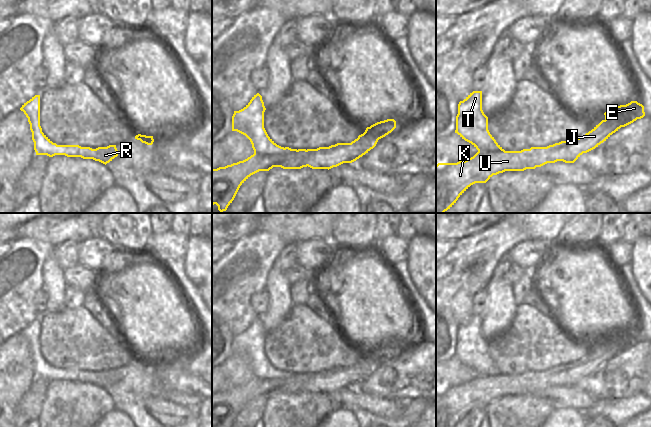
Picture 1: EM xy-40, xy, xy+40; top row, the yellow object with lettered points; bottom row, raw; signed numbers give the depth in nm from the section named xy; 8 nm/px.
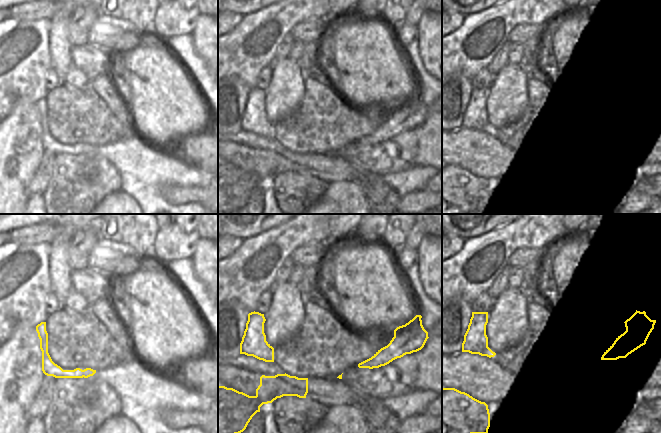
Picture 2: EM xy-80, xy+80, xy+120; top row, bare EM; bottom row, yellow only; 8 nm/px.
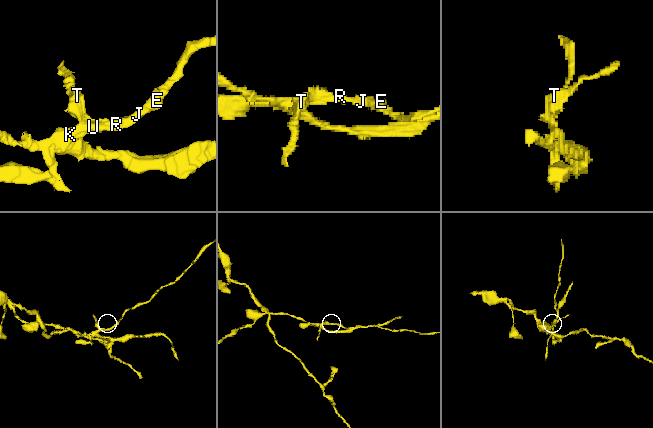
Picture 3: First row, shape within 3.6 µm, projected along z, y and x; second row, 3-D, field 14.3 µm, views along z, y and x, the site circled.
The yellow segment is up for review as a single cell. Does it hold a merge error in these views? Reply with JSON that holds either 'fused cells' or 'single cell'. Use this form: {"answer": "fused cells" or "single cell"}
{"answer": "fused cells"}

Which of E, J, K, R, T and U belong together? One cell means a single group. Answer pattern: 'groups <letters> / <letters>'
groups E J R / K T U

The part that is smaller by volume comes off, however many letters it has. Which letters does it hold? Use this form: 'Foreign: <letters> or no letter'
Foreign: E, J, R.

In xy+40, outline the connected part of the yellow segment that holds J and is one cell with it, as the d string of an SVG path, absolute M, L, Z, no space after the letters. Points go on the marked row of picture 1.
M637 101L607 110L605 119L591 131L577 139L561 141L547 147L531 147L530 158L535 167L547 163L563 161L574 163L583 153L587 153L606 141L621 127L625 127L645 116L644 106Z

